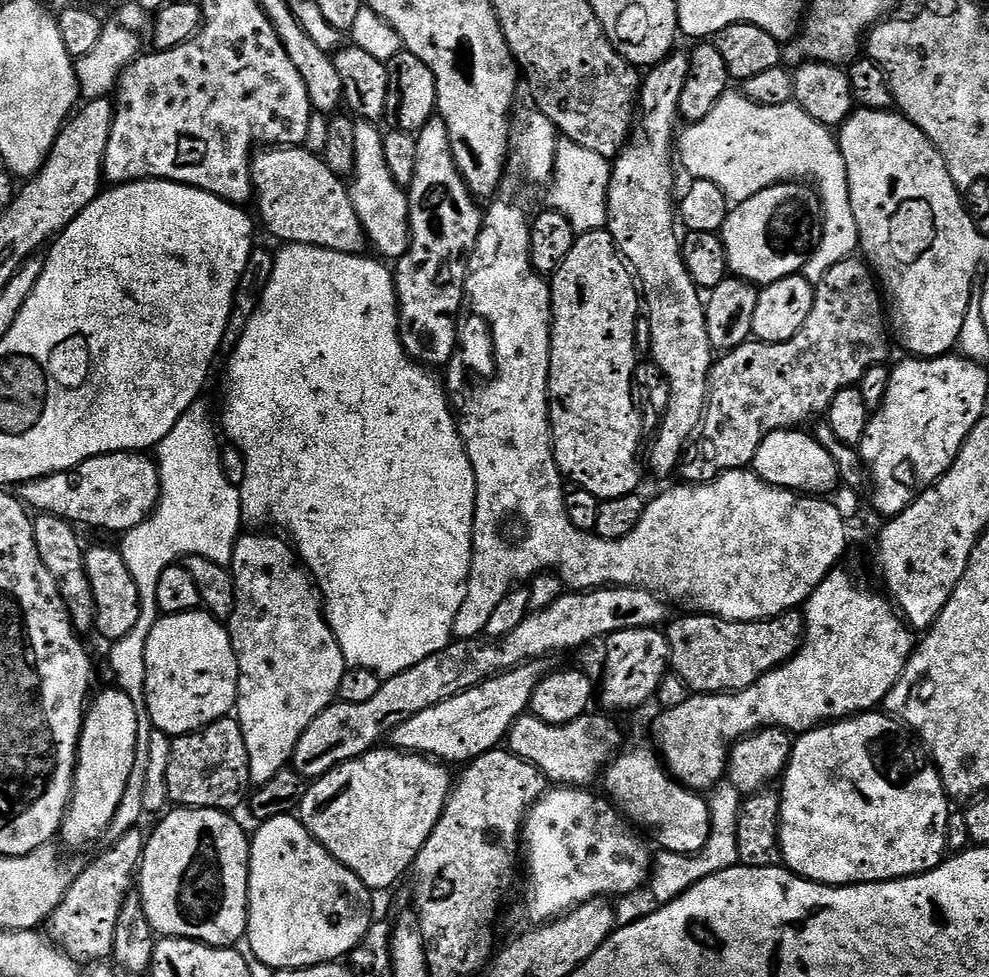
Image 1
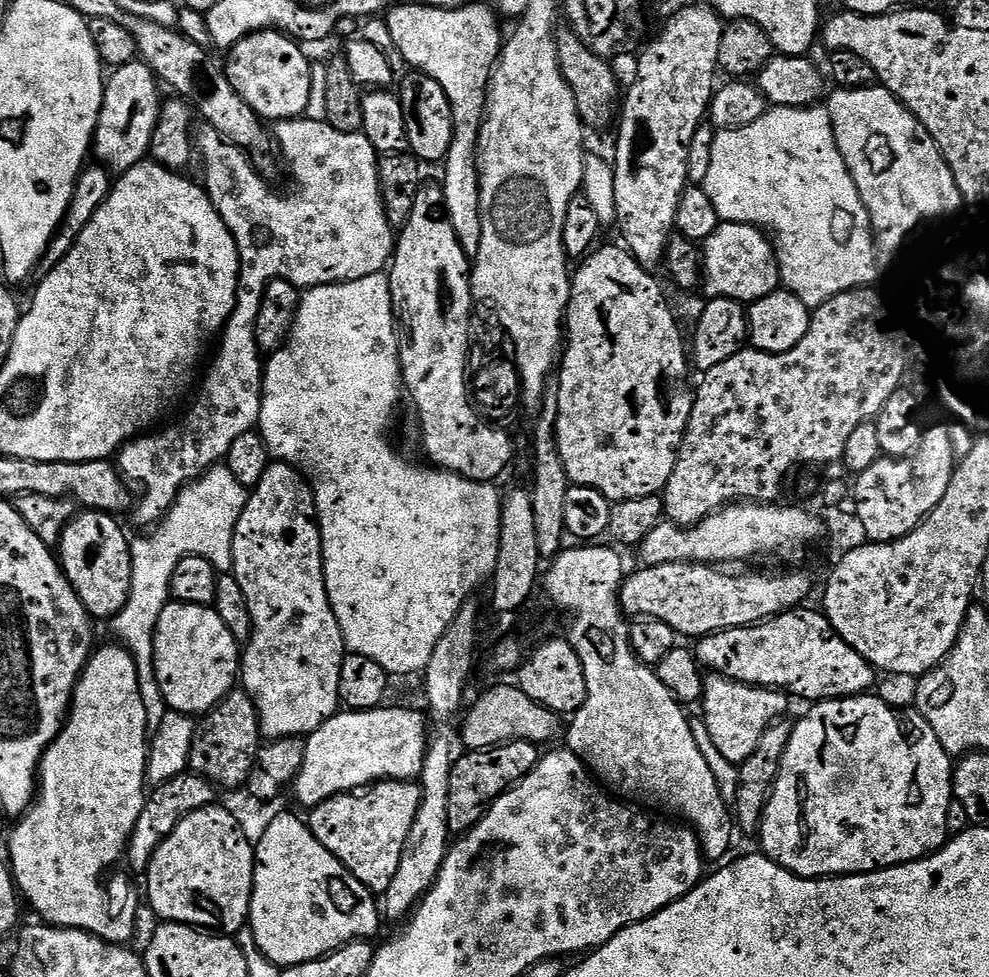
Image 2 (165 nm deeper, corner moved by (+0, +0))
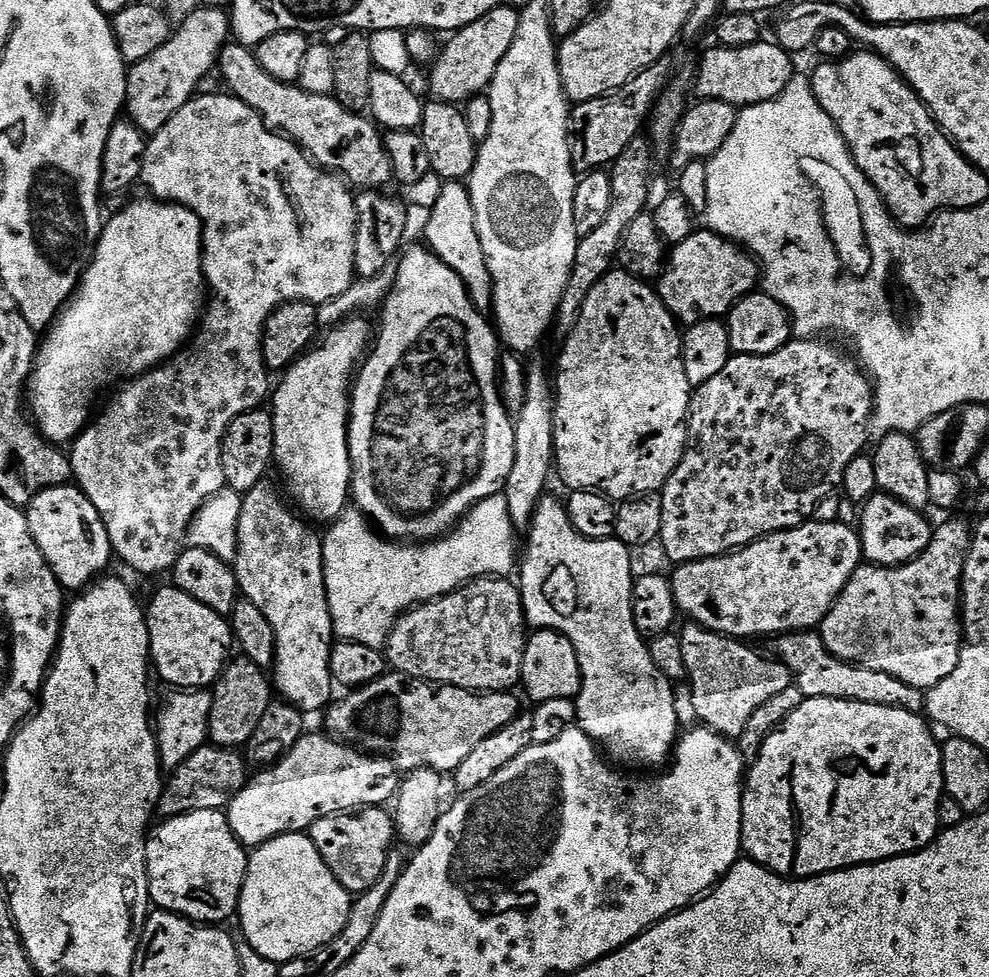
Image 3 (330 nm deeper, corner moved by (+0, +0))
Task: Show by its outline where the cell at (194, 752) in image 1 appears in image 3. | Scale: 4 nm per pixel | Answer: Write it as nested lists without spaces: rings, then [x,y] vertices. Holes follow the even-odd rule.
[[[243,658],[235,660],[220,673],[220,679],[211,689],[208,738],[215,747],[240,750],[250,742],[254,730],[258,730],[258,722],[262,722],[262,714],[274,703],[274,684],[269,673],[254,666],[254,662]]]

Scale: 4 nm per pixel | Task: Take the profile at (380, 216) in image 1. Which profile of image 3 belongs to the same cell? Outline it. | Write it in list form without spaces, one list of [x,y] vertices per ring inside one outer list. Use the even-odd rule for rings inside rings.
[[[197,95],[186,106],[182,106],[182,110],[178,110],[178,114],[174,114],[174,118],[170,118],[170,122],[162,126],[162,130],[151,133],[144,159],[142,184],[152,191],[149,193],[155,199],[169,204],[180,204],[183,208],[189,208],[194,214],[198,214],[200,223],[204,226],[204,278],[210,289],[210,303],[203,313],[190,347],[177,352],[159,371],[145,372],[143,376],[125,383],[121,387],[124,389],[109,402],[108,409],[100,417],[97,415],[70,445],[72,475],[75,483],[84,491],[86,498],[94,502],[94,510],[98,510],[102,518],[106,526],[106,534],[110,534],[113,553],[122,563],[129,564],[134,571],[141,572],[144,576],[156,576],[159,572],[167,573],[176,565],[192,519],[199,514],[206,501],[217,496],[226,487],[223,476],[223,442],[228,427],[234,422],[234,418],[247,412],[257,411],[263,405],[260,403],[263,400],[265,403],[269,399],[270,373],[264,364],[262,338],[270,314],[274,309],[281,308],[283,304],[290,304],[294,300],[305,300],[317,306],[323,306],[327,300],[335,302],[353,287],[356,276],[354,262],[356,196],[353,189],[337,173],[327,171],[315,164],[300,149],[300,145],[295,140],[289,140],[287,136],[282,136],[266,127],[262,117],[254,110],[250,110],[250,106],[246,106],[246,102],[242,102],[237,96],[204,95]]]

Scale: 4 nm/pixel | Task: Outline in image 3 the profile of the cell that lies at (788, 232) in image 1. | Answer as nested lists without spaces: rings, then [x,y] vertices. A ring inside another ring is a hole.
[[[693,231],[686,242],[671,249],[664,274],[658,281],[660,301],[684,326],[727,317],[739,300],[752,295],[758,284],[757,261],[745,249],[714,231],[703,231]]]

